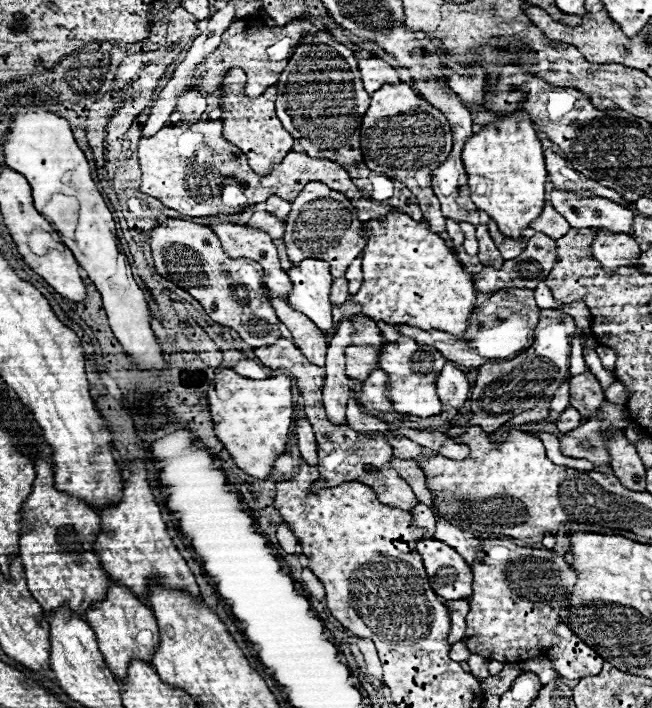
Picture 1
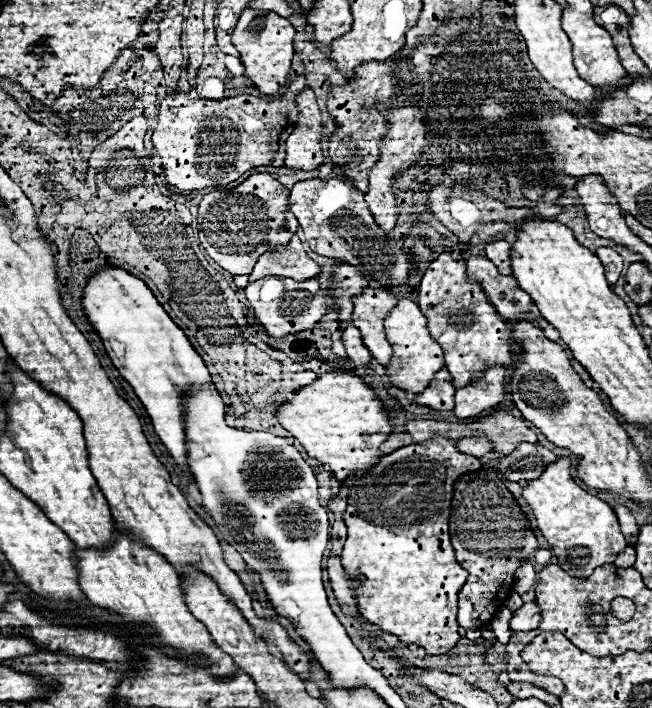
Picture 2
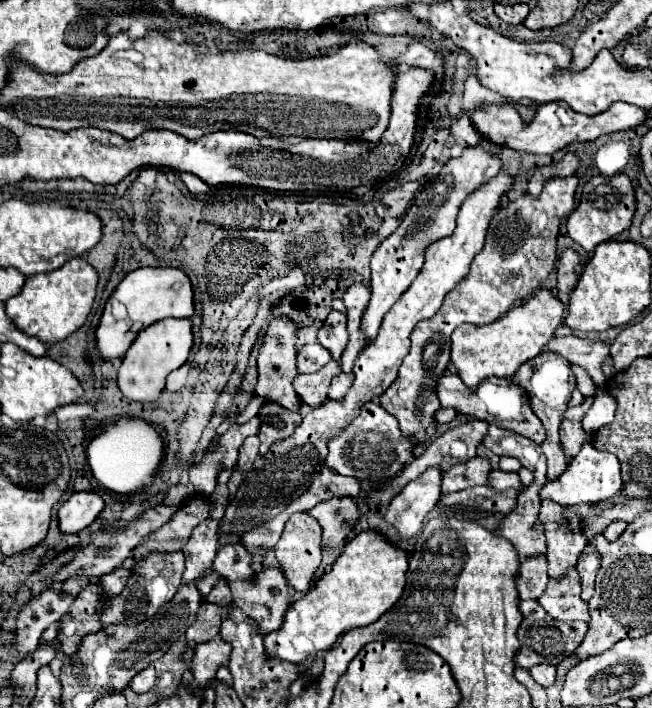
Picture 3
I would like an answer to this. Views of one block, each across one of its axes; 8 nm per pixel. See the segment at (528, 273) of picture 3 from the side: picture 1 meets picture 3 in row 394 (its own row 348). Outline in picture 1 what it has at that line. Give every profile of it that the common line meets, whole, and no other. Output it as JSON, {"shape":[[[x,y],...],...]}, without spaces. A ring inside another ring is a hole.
{"shape":[[[400,336],[396,342],[384,344],[380,352],[380,368],[388,372],[388,400],[398,414],[412,414],[430,418],[440,414],[440,400],[436,396],[436,376],[446,364],[444,356],[434,346],[420,346],[408,336]]]}

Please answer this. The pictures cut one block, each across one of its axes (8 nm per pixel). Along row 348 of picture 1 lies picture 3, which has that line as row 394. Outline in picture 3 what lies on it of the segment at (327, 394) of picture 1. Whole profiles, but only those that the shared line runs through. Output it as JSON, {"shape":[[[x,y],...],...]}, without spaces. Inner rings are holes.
{"shape":[[[344,372],[338,374],[338,376],[332,380],[332,384],[330,384],[328,398],[330,398],[330,400],[342,400],[344,394],[348,392],[348,388],[352,386],[352,380],[354,380],[352,374],[344,374]]]}

